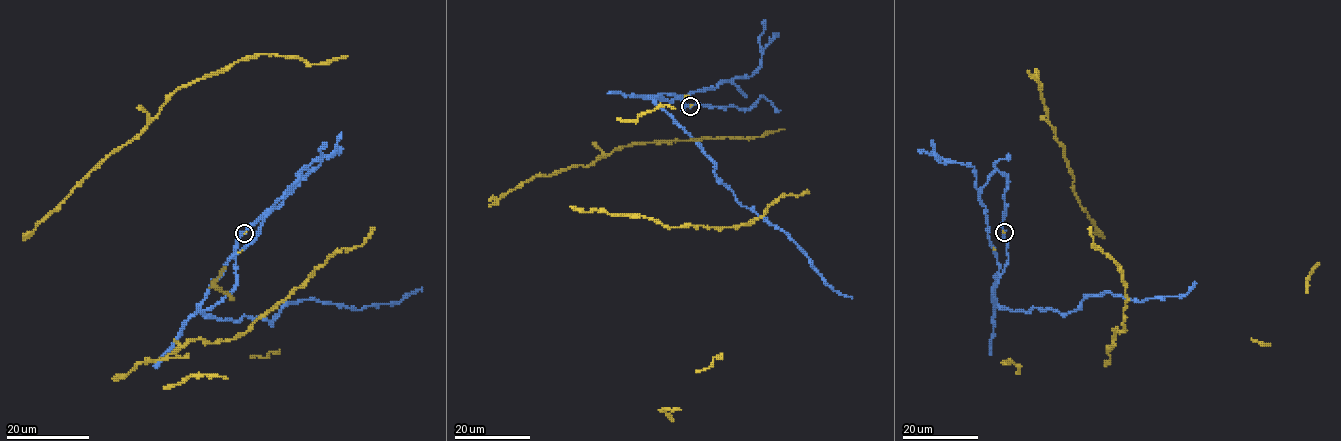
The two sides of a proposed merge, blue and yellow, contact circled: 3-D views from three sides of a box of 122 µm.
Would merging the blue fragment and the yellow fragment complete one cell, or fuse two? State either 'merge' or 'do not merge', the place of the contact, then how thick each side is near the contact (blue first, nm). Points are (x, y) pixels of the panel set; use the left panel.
merge; at (244, 233); 440 nm thick on the blue side, 120 nm on the other

